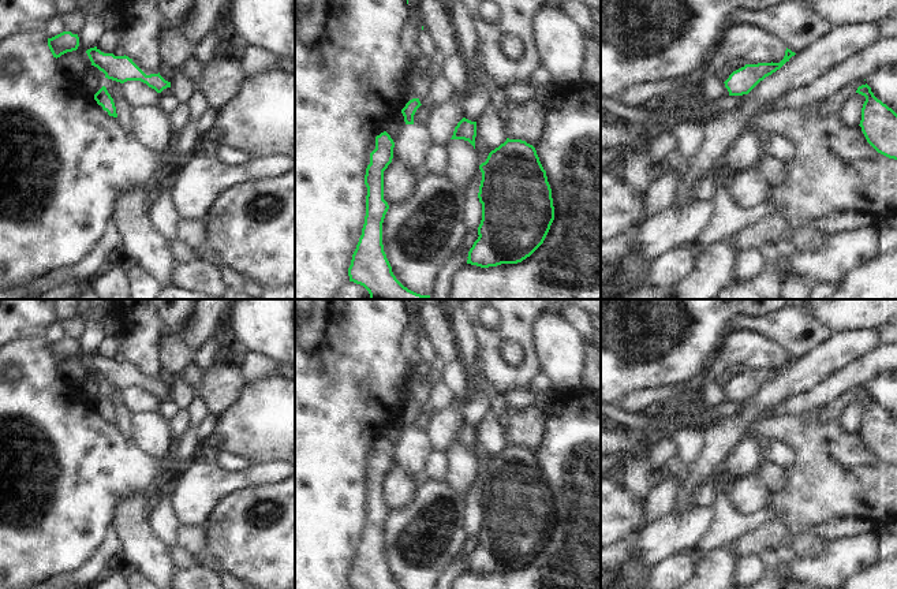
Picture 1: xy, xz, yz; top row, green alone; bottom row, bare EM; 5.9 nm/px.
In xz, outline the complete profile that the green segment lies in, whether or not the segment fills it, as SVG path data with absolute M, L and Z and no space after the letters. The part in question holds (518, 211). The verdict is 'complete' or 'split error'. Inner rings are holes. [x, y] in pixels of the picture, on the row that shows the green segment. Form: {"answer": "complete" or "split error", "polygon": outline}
{"answer": "complete", "polygon": "M509 138L479 169L482 220L467 264L489 268L522 262L543 243L554 220L546 171L532 145Z"}

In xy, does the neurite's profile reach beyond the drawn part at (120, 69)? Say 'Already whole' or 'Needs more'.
Already whole

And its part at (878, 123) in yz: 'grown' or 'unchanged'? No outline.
unchanged

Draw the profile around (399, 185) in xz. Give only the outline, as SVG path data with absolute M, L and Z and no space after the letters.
M392 161L384 171L384 200L389 206L404 202L415 186L412 168L401 161Z

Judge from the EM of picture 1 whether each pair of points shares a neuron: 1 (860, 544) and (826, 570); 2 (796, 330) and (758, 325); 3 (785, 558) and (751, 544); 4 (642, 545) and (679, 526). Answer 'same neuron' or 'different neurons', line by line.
1: same neuron
2: same neuron
3: different neurons
4: same neuron

